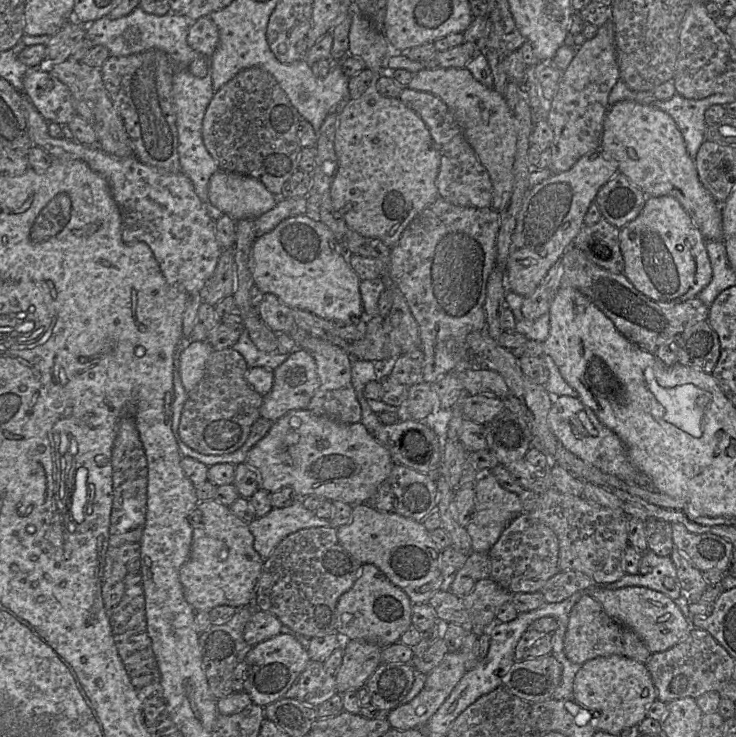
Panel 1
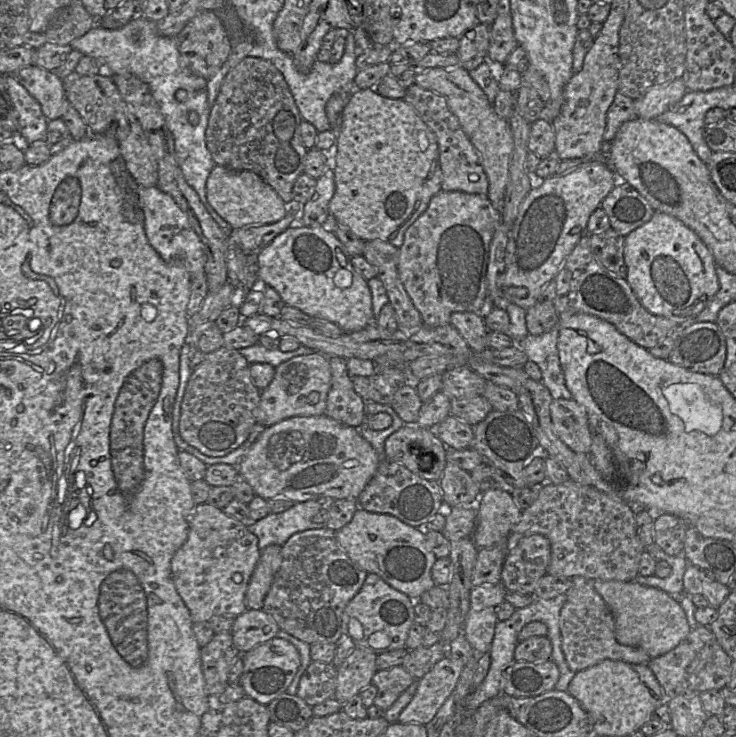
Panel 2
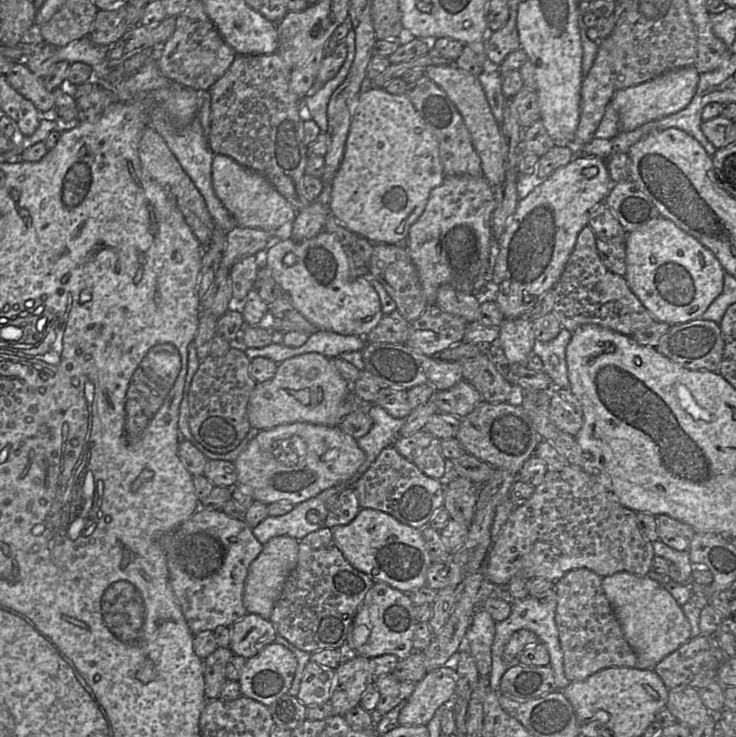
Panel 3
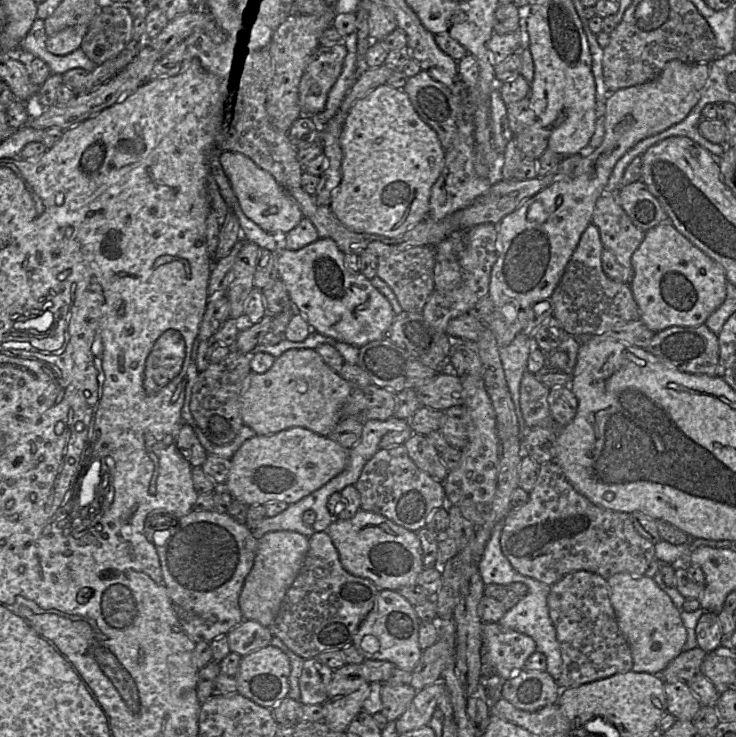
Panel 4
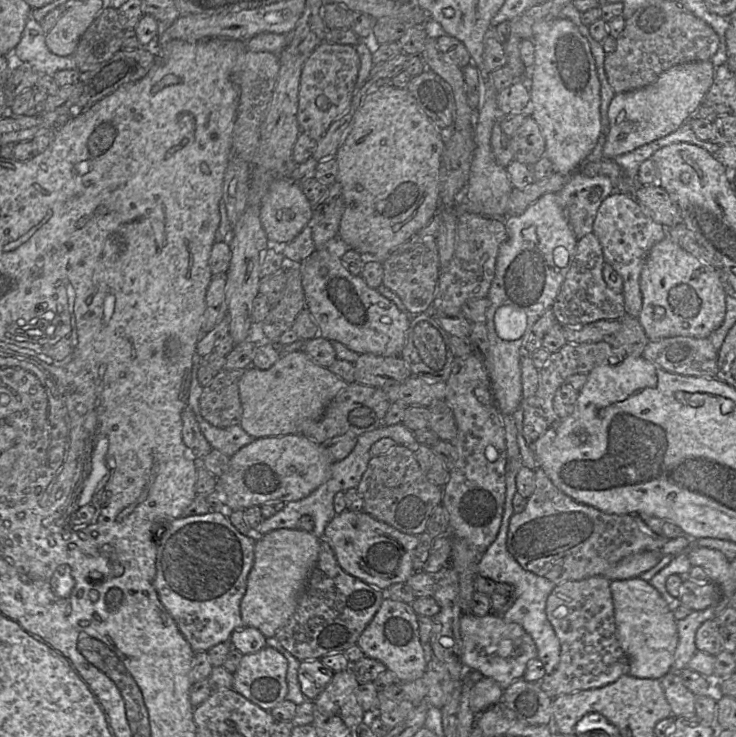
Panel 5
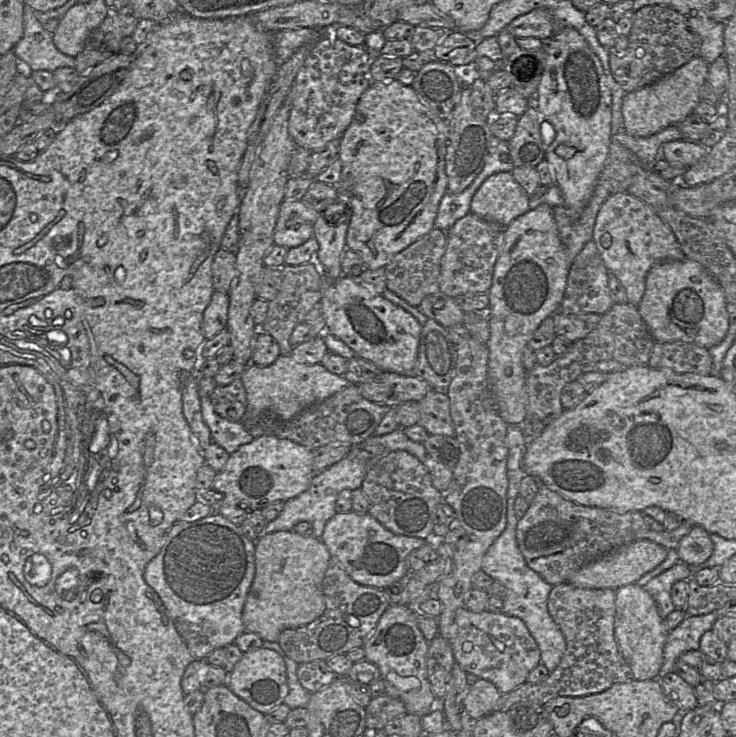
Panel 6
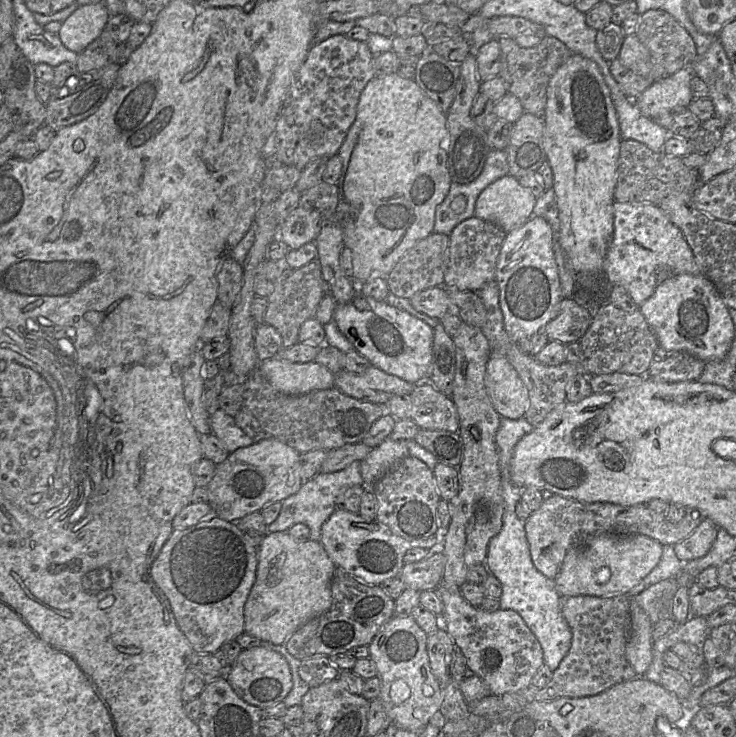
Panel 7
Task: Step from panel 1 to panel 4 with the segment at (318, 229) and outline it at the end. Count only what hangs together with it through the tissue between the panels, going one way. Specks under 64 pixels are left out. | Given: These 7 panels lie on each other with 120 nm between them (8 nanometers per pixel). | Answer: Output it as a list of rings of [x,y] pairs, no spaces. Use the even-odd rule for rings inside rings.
[[[319,238],[314,243],[299,250],[281,247],[274,252],[277,252],[279,278],[286,286],[291,303],[296,312],[301,313],[306,318],[312,331],[358,348],[386,338],[387,331],[396,316],[391,304],[362,273],[352,274],[347,269],[344,263],[345,254],[334,240]]]

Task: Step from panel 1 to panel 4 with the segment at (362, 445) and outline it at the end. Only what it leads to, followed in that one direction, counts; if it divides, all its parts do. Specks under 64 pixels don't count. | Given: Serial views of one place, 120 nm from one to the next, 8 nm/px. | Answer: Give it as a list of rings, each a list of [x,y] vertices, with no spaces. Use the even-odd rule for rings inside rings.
[[[293,427],[289,428],[283,431],[280,431],[276,434],[272,435],[258,435],[256,434],[254,437],[246,440],[241,447],[236,451],[234,456],[230,459],[231,460],[231,470],[228,476],[228,479],[224,486],[219,486],[219,488],[225,489],[234,500],[238,500],[247,506],[250,505],[264,505],[271,501],[282,501],[286,502],[288,504],[294,504],[304,497],[307,497],[314,491],[320,489],[325,484],[327,484],[331,479],[333,479],[335,476],[340,474],[345,467],[347,466],[348,459],[349,459],[349,450],[344,447],[342,447],[339,443],[331,439],[330,437],[321,436],[319,434],[316,434],[306,428],[301,427]]]

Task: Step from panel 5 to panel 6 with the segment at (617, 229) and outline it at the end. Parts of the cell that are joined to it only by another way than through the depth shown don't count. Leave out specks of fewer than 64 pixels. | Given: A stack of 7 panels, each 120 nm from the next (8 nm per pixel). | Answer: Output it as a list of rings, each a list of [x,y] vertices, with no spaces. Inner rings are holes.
[[[627,192],[611,194],[602,204],[592,239],[608,272],[614,274],[624,286],[627,303],[635,307],[642,300],[647,273],[655,263],[686,259],[671,228],[648,204]]]

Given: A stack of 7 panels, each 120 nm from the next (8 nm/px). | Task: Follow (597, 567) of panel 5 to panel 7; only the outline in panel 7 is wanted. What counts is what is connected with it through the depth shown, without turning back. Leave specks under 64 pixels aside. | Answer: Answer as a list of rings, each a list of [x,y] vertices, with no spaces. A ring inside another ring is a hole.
[[[553,494],[545,499],[540,508],[532,512],[525,521],[526,538],[531,559],[536,569],[549,579],[558,575],[567,552],[574,546],[581,546],[593,537],[610,533],[617,536],[642,534],[662,545],[675,545],[687,538],[705,519],[696,508],[686,508],[686,515],[677,523],[657,516],[647,504],[623,506],[608,502],[580,502]]]

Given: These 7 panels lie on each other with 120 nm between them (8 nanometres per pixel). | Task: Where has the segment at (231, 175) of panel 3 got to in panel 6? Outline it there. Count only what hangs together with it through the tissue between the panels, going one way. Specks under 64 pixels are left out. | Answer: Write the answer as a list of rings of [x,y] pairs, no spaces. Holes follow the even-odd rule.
[[[284,199],[274,229],[274,245],[290,249],[303,244],[313,237],[313,226],[319,215],[302,200]]]

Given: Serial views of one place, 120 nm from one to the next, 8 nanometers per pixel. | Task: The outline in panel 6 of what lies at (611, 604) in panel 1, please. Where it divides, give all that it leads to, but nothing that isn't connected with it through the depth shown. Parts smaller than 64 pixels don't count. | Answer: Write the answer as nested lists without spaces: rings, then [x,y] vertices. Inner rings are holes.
[[[633,583],[616,589],[615,608],[615,639],[621,655],[632,670],[633,678],[639,681],[657,679],[664,661],[664,646],[669,631],[656,602],[644,587]]]

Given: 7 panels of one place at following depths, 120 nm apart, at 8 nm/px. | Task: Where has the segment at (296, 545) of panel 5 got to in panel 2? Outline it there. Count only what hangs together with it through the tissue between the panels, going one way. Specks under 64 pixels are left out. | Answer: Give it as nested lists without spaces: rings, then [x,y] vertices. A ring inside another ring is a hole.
[[[269,545],[261,550],[245,594],[247,609],[261,610],[274,575],[281,565],[281,546]]]

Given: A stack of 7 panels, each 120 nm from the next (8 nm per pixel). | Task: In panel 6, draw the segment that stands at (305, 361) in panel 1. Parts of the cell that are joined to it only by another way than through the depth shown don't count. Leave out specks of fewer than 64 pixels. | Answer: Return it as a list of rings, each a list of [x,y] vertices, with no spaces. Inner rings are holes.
[[[282,354],[266,367],[254,363],[247,365],[241,380],[247,394],[244,419],[276,418],[283,421],[294,418],[304,409],[349,385],[344,376],[328,371],[321,363],[299,363],[291,355]]]

